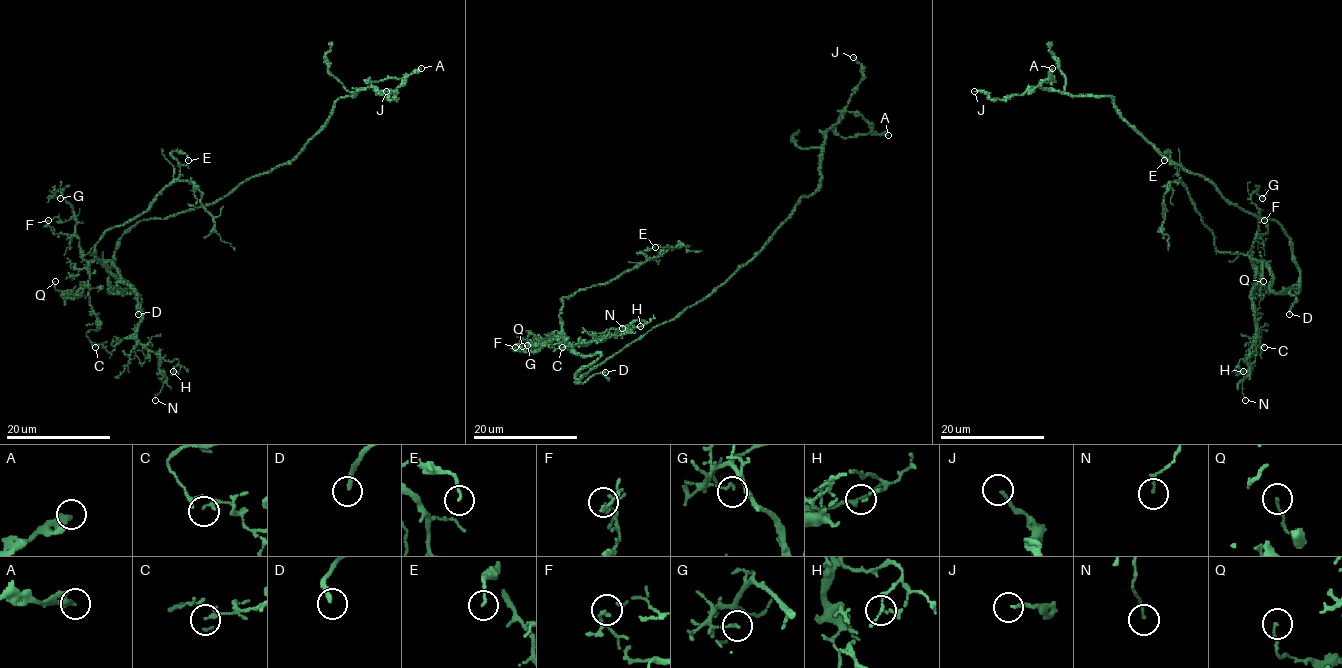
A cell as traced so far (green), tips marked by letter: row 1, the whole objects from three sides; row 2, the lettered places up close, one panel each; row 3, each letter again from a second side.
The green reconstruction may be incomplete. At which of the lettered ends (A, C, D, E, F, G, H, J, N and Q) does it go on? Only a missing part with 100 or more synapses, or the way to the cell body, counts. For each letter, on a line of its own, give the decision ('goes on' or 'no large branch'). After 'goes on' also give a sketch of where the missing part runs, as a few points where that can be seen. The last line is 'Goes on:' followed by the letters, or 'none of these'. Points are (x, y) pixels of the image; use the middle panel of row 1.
A: no large branch
C: no large branch
D: goes on; course (605, 372), (616, 363), (623, 365), (622, 372), (587, 403), (586, 420)
E: no large branch
F: no large branch
G: no large branch
H: no large branch
J: no large branch
N: no large branch
Q: no large branch
Goes on: D

